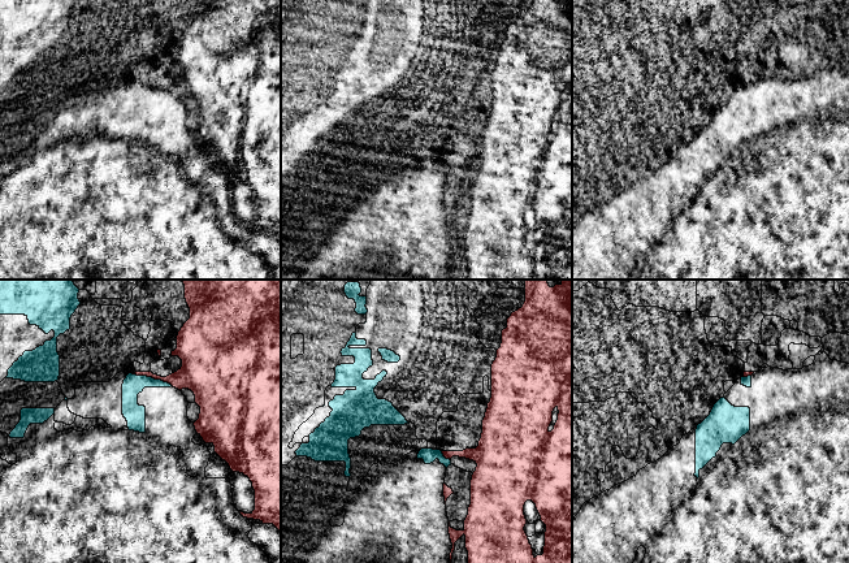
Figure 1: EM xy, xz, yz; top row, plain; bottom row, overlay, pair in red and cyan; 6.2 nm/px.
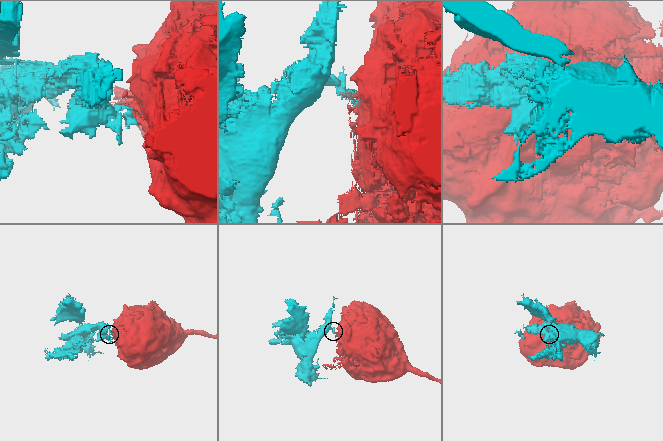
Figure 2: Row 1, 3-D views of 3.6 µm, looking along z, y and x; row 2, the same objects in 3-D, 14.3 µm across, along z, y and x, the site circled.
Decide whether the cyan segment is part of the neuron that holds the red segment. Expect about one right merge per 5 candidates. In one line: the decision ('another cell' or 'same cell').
another cell

